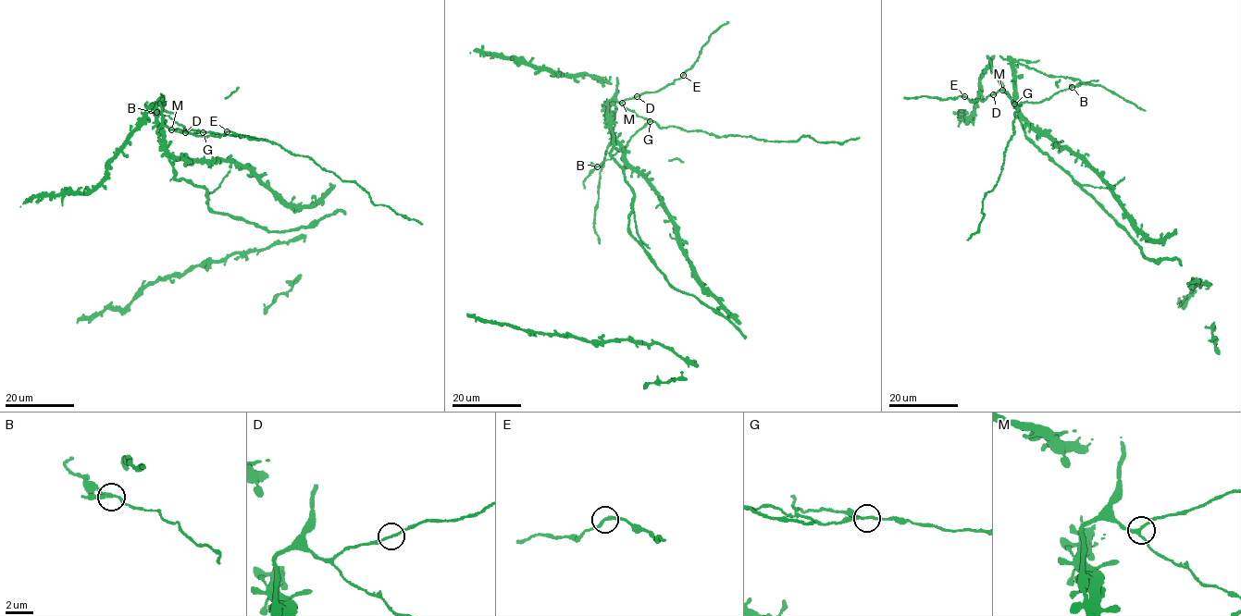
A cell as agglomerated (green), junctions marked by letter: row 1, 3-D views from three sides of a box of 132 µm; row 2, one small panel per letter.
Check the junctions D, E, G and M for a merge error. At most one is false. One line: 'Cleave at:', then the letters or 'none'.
Cleave at: G

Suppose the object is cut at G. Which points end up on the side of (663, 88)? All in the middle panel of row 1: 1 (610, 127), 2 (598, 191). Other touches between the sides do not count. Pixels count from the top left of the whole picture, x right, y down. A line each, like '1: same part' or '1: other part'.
1: same part
2: same part

